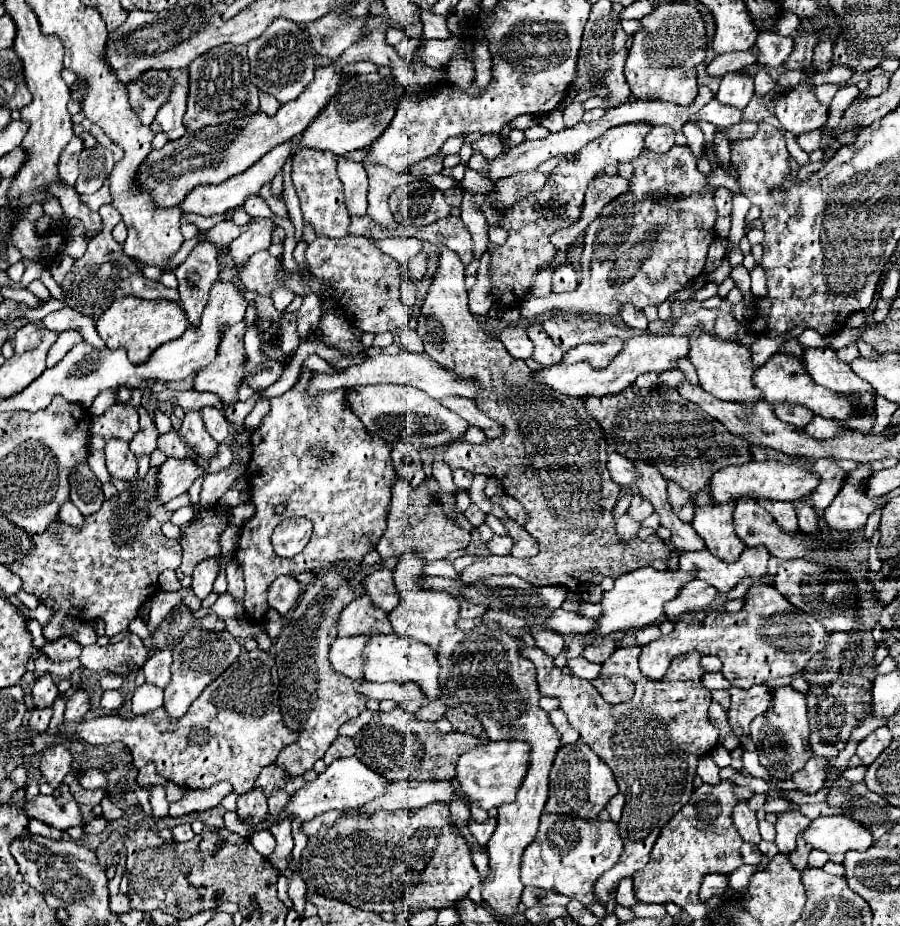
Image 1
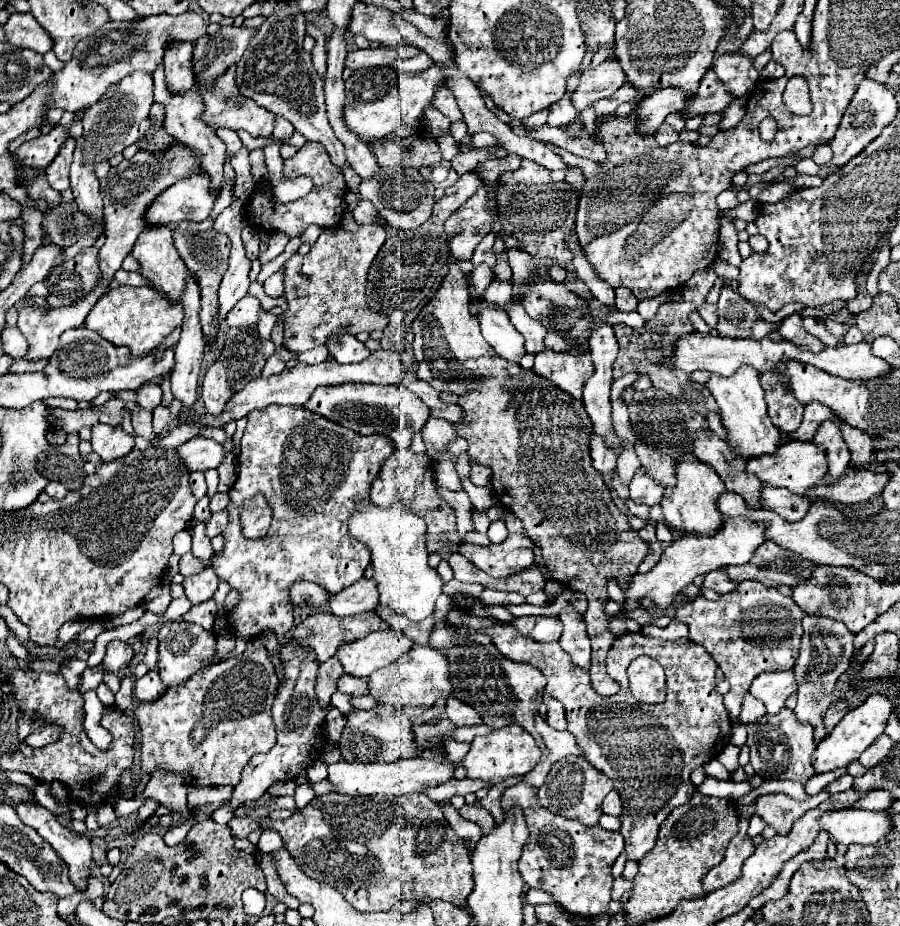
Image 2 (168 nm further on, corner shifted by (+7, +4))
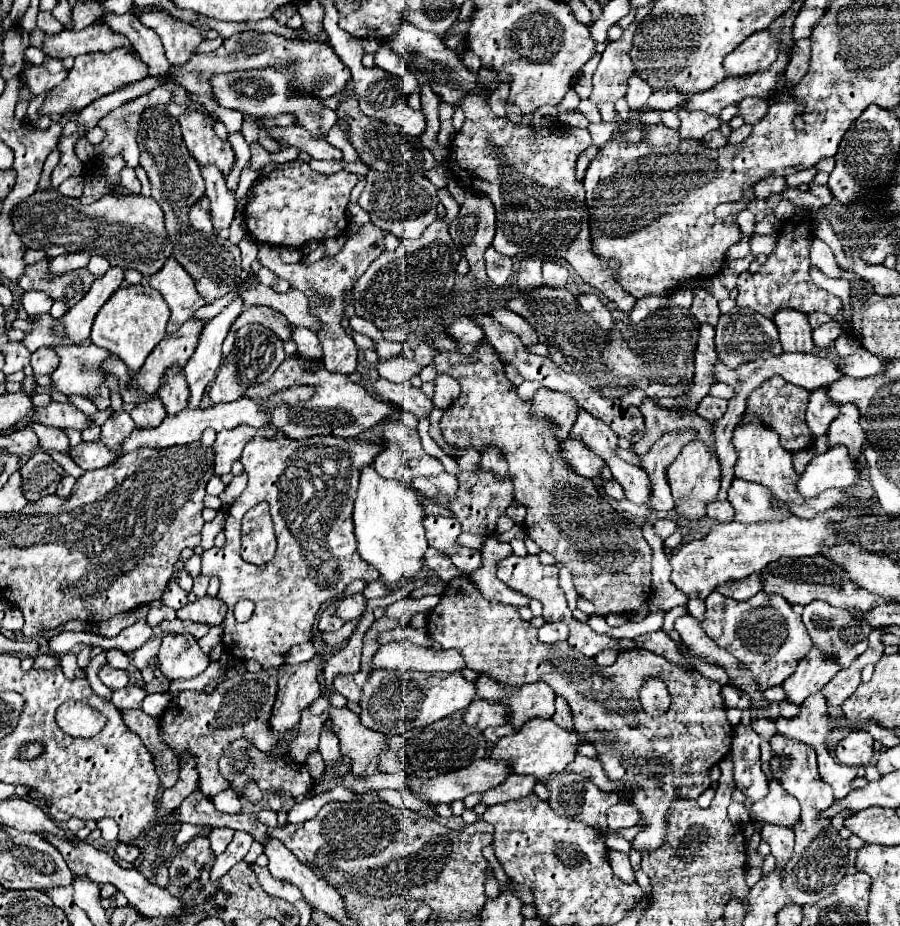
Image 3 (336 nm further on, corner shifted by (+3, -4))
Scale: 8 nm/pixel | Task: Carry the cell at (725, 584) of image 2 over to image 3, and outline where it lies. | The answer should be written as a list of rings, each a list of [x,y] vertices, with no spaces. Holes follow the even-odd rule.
[[[753,573],[747,579],[733,581],[729,585],[721,585],[721,587],[717,587],[717,593],[725,595],[725,597],[731,597],[731,599],[749,599],[755,593],[761,591],[761,579],[759,579],[759,575],[761,573]]]

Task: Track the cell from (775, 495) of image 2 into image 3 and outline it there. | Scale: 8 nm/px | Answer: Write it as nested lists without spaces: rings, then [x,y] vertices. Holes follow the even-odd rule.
[[[737,477],[729,487],[729,501],[735,507],[735,521],[745,525],[783,521],[785,517],[793,515],[783,503],[775,505],[773,493],[769,489]]]

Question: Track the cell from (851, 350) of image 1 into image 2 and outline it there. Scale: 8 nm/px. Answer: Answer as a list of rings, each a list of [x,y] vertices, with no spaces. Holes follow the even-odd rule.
[[[803,317],[803,327],[805,331],[809,331],[811,335],[819,337],[827,347],[837,347],[839,341],[825,329],[825,323],[821,319],[815,319],[815,317]]]

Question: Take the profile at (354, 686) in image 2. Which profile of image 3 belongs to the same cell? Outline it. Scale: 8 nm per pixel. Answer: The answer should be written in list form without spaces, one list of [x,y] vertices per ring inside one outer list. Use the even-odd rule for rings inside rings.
[[[363,671],[353,673],[353,675],[339,675],[333,681],[333,687],[347,701],[359,701],[361,695],[363,695],[363,687],[365,687],[365,681],[367,679],[369,679],[369,673],[363,673]]]

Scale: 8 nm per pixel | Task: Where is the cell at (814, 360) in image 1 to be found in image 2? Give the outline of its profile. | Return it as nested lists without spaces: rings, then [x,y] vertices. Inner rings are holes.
[[[789,315],[787,319],[783,319],[783,323],[779,325],[779,333],[783,339],[801,347],[809,347],[813,353],[821,353],[821,349],[825,349],[825,345],[817,337],[803,329],[801,315]]]

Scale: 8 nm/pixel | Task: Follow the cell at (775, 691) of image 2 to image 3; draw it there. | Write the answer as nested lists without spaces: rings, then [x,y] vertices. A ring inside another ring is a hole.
[[[813,647],[801,659],[801,663],[797,665],[797,671],[781,683],[781,687],[787,695],[787,701],[801,705],[809,695],[813,695],[815,691],[825,687],[837,671],[839,671],[839,667],[827,663],[823,659],[823,653]]]

